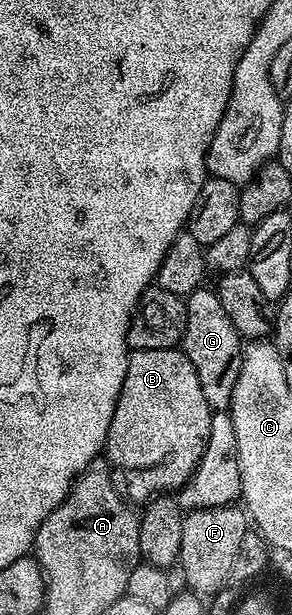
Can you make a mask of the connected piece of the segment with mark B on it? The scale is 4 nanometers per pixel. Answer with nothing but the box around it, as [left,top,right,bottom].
[103,350,213,503]

